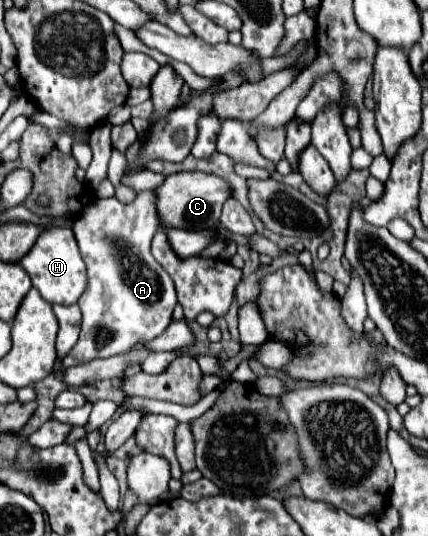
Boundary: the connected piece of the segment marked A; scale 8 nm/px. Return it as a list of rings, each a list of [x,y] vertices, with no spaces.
[[[138,192],[132,204],[122,204],[115,196],[92,200],[82,214],[72,222],[72,232],[78,240],[80,254],[88,268],[88,288],[78,300],[82,310],[82,332],[74,350],[62,358],[62,366],[70,368],[76,364],[90,362],[94,358],[110,358],[130,350],[138,342],[148,342],[162,334],[172,322],[172,310],[176,306],[176,290],[168,272],[150,254],[150,242],[158,230],[156,192]]]

